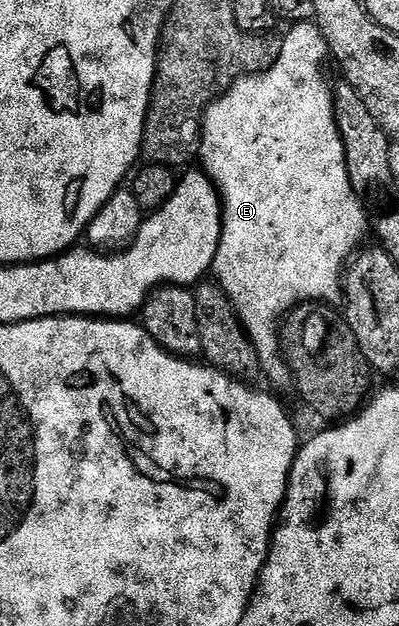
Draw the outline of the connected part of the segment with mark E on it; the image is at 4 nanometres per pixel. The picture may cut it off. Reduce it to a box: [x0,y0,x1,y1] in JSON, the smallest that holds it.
[200,21,368,382]

